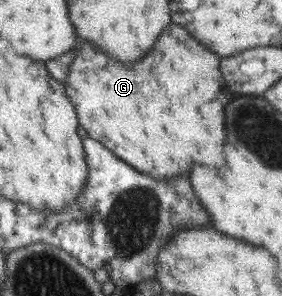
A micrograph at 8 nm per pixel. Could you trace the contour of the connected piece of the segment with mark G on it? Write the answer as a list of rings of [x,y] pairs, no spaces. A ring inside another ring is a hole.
[[[171,25],[171,31],[163,31],[145,59],[137,61],[133,67],[123,67],[117,61],[113,63],[113,59],[93,51],[87,43],[73,43],[69,51],[73,55],[62,82],[64,94],[73,104],[78,125],[90,139],[101,143],[119,160],[153,180],[171,182],[177,175],[188,175],[193,163],[209,169],[224,168],[223,107],[229,101],[229,93],[225,93],[225,80],[217,71],[219,59],[191,39],[181,27]]]

